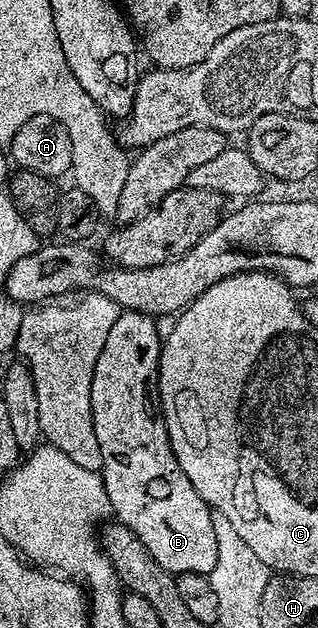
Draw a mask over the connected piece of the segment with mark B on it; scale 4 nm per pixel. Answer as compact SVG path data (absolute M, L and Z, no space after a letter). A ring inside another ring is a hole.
M120 312L117 323L113 323L108 337L105 338L105 347L101 347L101 356L97 358L97 367L93 371L93 387L91 388L91 410L93 411L93 431L97 435L97 447L101 447L103 482L105 483L105 491L109 495L114 520L118 524L129 527L129 531L133 531L133 535L137 535L137 539L141 539L141 543L145 543L145 551L149 551L149 555L153 555L153 559L157 563L161 563L161 567L165 567L165 571L176 575L181 573L206 573L209 575L217 563L217 535L213 535L212 508L205 503L205 499L201 499L197 495L193 483L189 483L185 471L181 471L181 467L173 455L173 447L169 443L169 435L159 407L161 332L159 333L159 329L155 325L158 325L156 318L150 317L147 313Z

